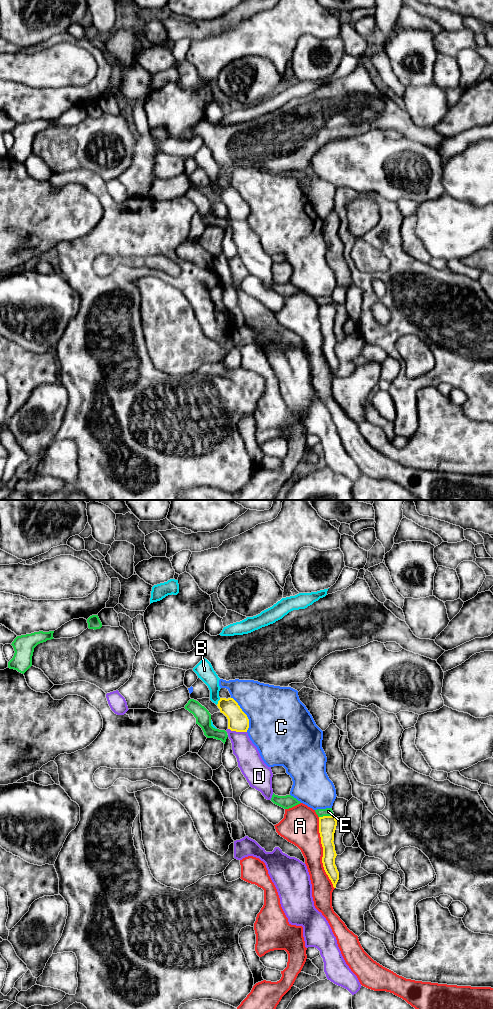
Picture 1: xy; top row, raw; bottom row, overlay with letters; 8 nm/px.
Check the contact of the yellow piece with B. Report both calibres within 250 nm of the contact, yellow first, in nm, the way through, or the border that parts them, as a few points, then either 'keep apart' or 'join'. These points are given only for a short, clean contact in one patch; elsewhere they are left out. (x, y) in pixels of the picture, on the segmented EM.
calibres 160 and 140 nm; border xy (220, 698), (216, 704); keep apart

